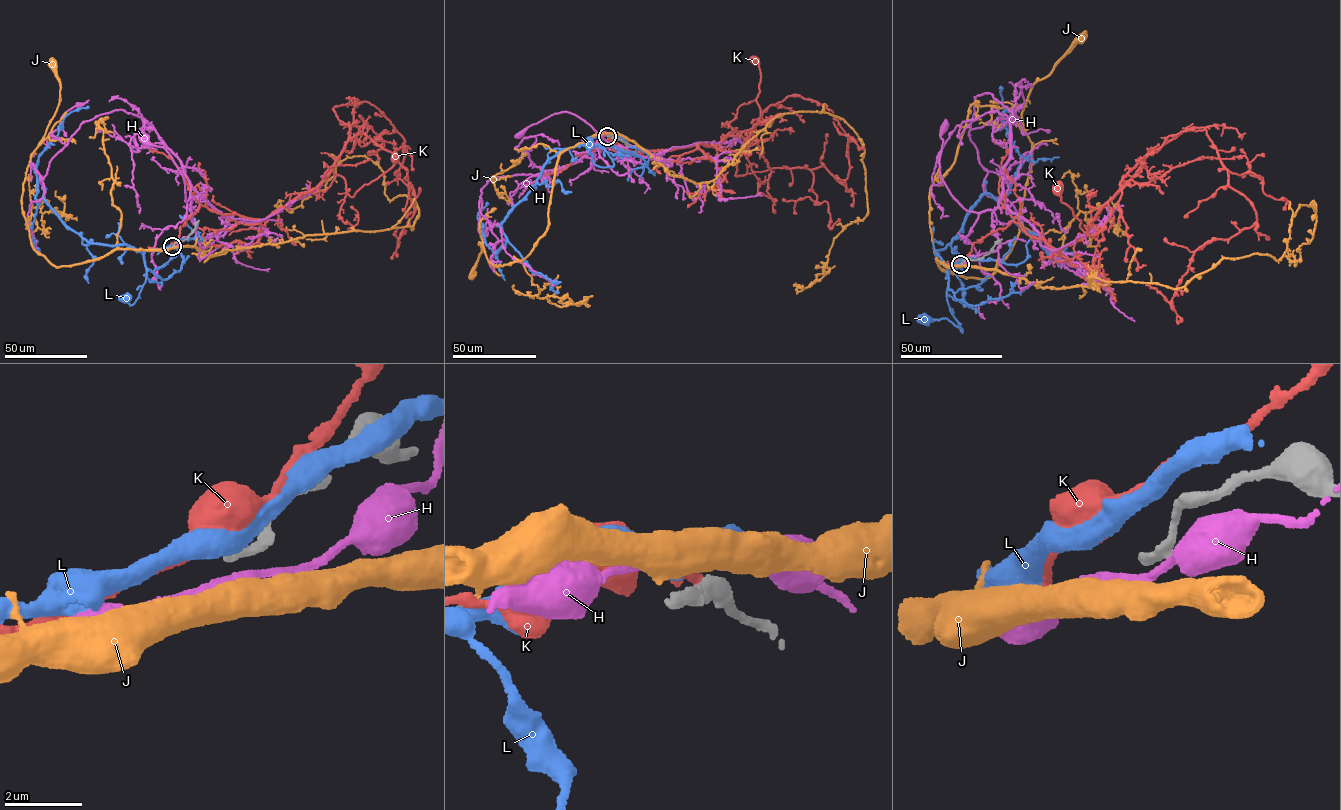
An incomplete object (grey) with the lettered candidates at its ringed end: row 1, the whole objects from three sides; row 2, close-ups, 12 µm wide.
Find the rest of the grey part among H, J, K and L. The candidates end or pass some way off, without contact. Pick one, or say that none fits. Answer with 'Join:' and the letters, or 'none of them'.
Join: none of them

